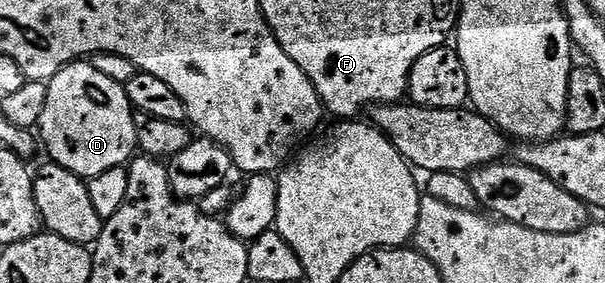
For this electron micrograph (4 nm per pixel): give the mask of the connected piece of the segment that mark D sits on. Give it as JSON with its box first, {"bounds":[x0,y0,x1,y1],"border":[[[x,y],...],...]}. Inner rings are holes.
{"bounds":[39,61,138,179],"border":[[[92,61],[68,62],[47,84],[47,104],[43,104],[43,116],[39,123],[39,142],[58,166],[80,178],[90,179],[111,168],[125,166],[138,153],[135,111],[129,102],[125,88],[108,76],[103,76]]]}

